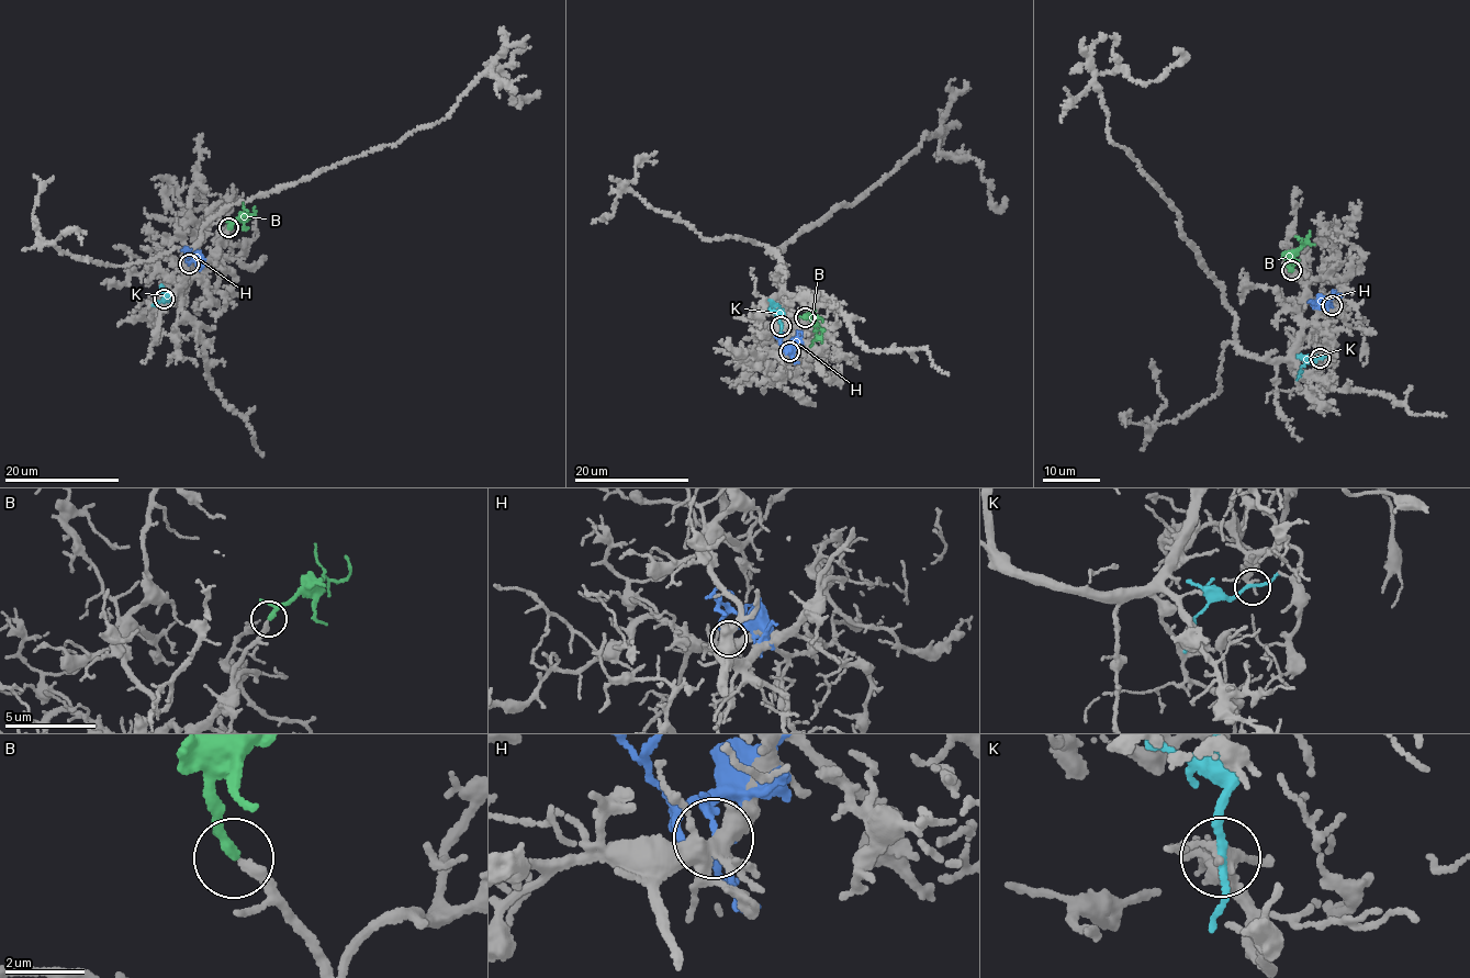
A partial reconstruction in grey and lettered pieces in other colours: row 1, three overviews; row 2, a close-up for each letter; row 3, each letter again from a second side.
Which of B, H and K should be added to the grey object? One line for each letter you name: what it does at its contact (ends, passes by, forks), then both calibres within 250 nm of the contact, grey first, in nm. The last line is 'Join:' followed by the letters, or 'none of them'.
B: It passes by. Thickness 240 nm (grey) against 180 nm
Join: B

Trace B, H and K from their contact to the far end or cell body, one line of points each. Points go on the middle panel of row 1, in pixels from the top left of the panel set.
B: (805, 317), (811, 317), (819, 337), (822, 328), (819, 329)
H: (790, 351), (777, 337), (782, 333)
K: (781, 325), (780, 306), (770, 301)

